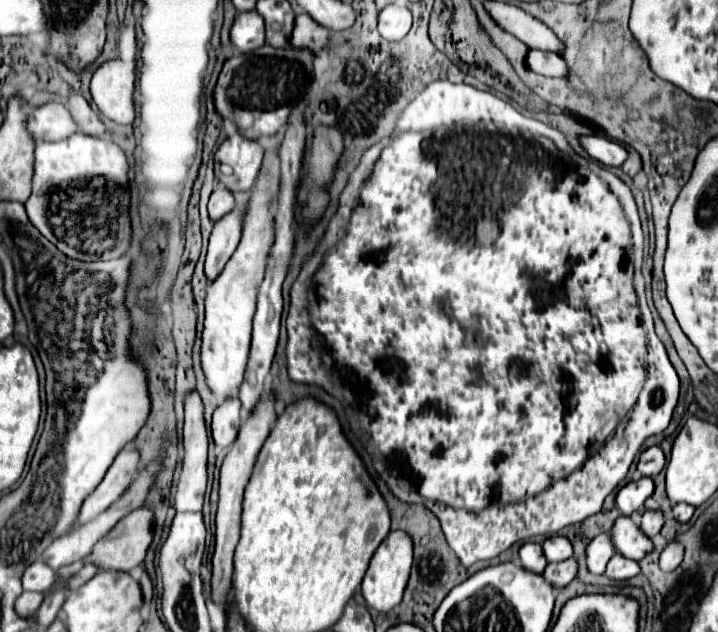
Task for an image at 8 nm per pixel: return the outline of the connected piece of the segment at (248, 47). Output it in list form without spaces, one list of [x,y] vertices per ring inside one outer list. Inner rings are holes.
[[[244,11],[238,13],[232,31],[230,31],[232,43],[238,51],[254,51],[264,45],[264,19],[258,15],[258,11]]]

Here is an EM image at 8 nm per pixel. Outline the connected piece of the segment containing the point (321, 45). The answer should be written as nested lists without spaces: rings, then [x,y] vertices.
[[[298,15],[290,43],[298,49],[308,49],[314,55],[318,55],[330,45],[330,31],[318,25],[310,15]]]

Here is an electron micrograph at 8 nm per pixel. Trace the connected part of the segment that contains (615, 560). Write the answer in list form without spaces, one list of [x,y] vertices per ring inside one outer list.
[[[614,553],[614,557],[608,561],[608,567],[606,567],[606,575],[610,579],[630,579],[630,577],[636,577],[638,573],[640,573],[638,561],[632,561],[620,553]]]

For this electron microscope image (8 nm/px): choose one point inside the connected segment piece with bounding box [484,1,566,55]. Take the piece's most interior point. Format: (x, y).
(536, 35)

